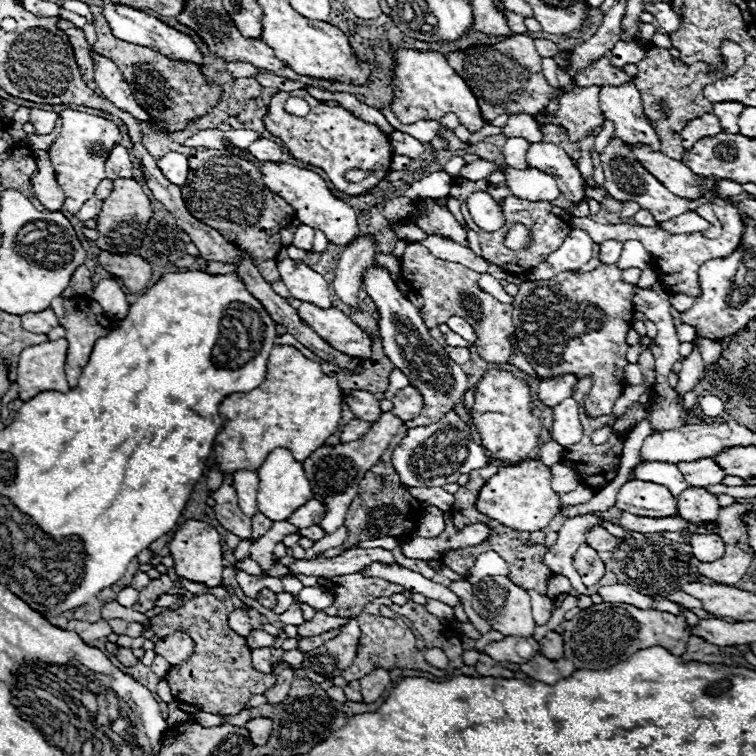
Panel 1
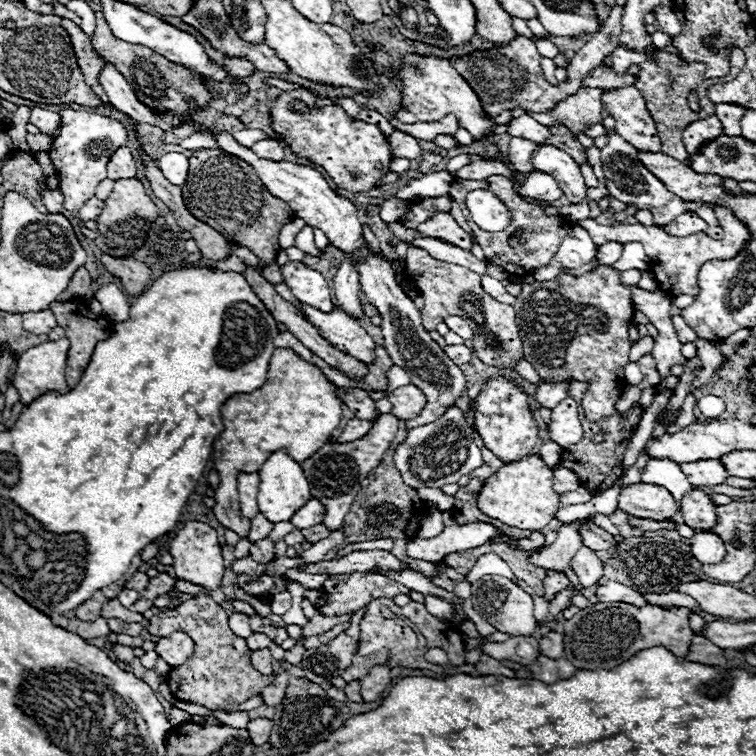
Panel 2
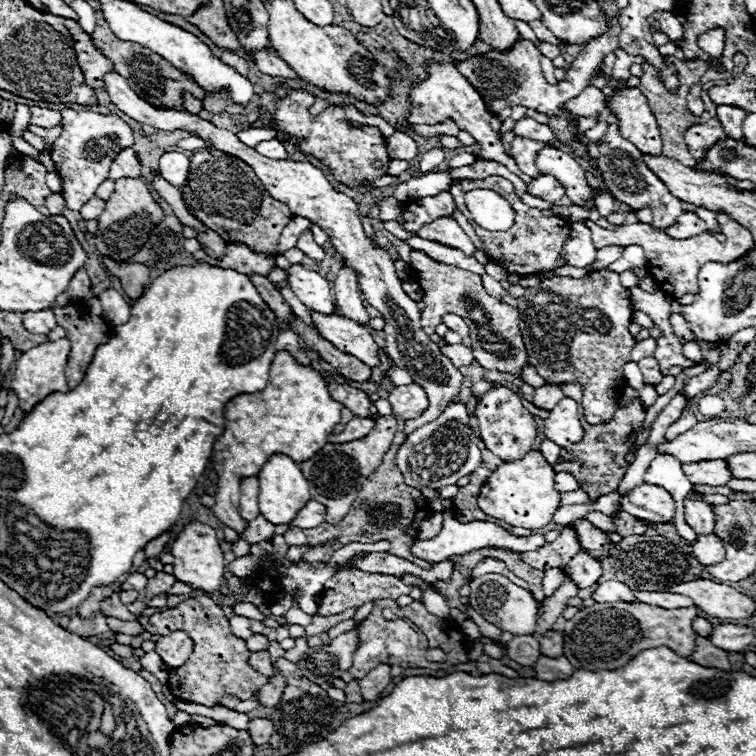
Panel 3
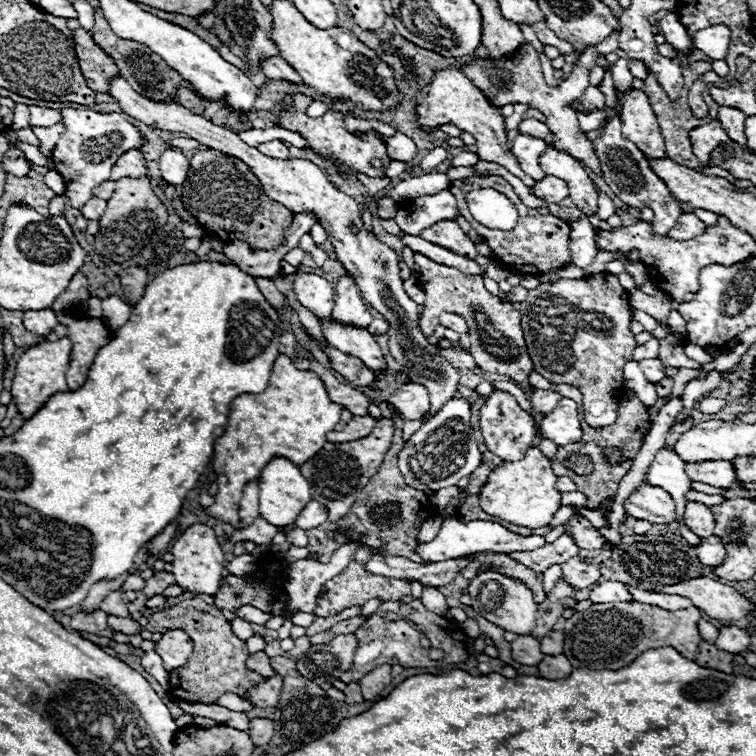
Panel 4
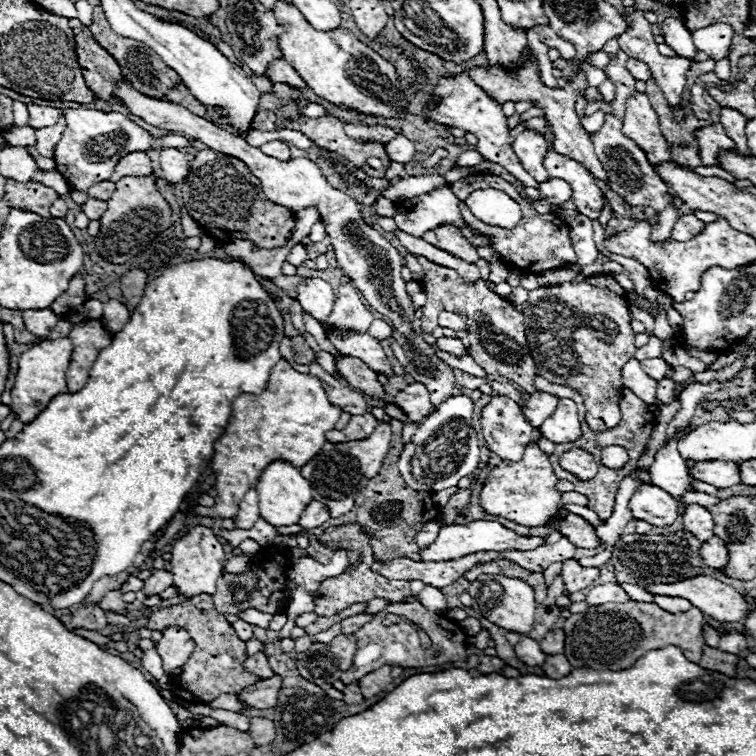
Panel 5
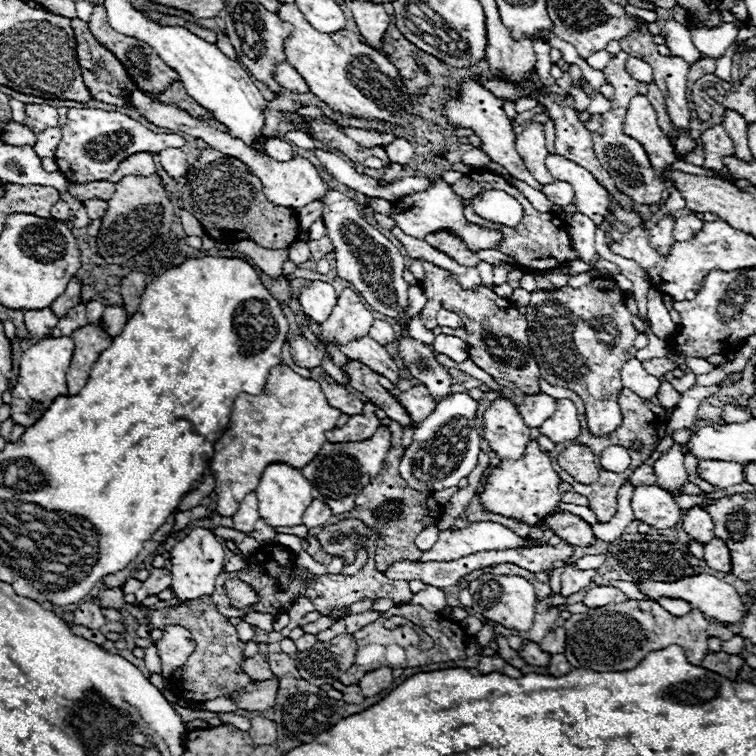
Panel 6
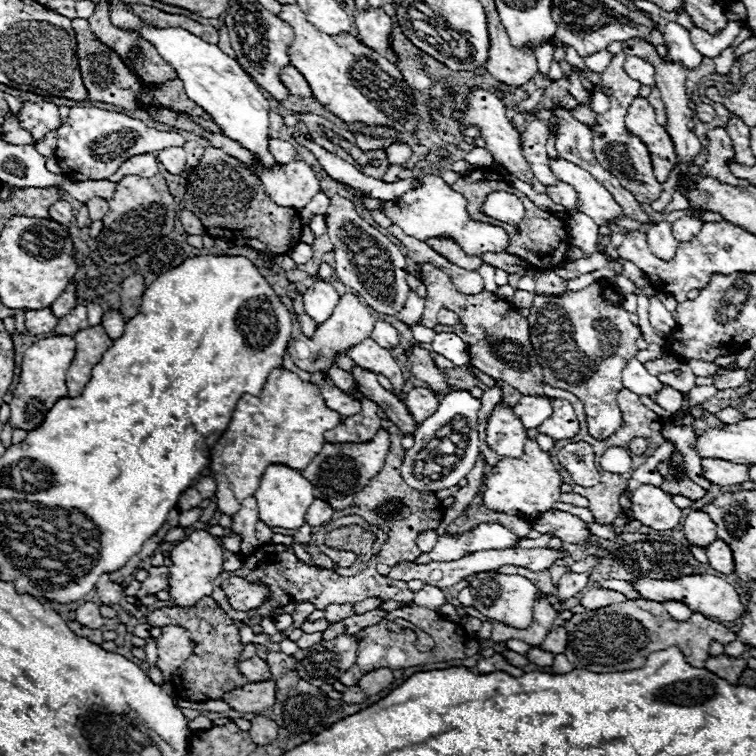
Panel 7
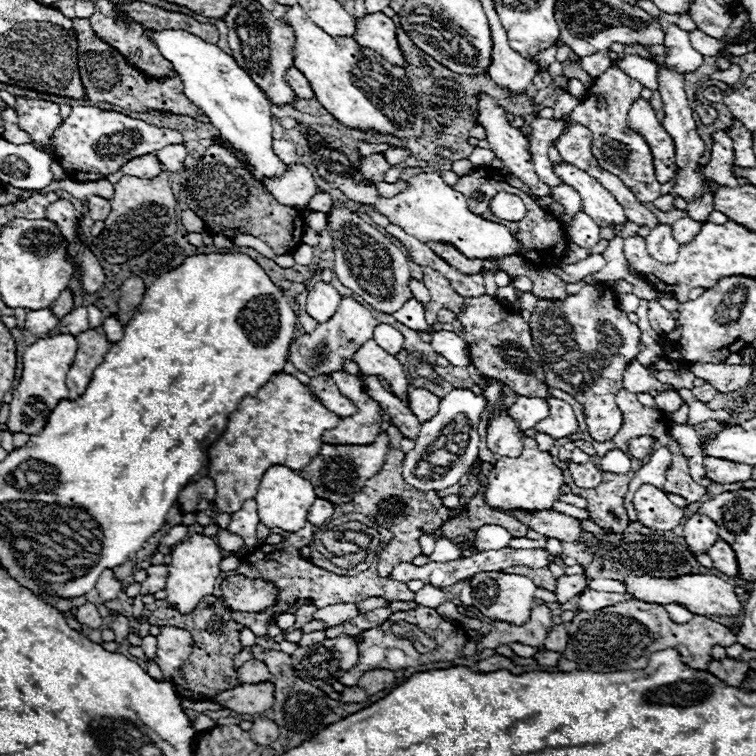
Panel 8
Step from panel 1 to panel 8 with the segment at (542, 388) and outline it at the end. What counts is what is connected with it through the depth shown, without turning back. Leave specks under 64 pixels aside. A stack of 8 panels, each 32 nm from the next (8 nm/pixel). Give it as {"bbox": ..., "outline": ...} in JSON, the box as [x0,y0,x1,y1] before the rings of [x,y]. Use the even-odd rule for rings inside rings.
{"bbox":[508,396,548,432],"outline":[[[520,396],[512,406],[508,406],[508,416],[518,422],[518,428],[524,432],[534,428],[534,424],[548,416],[548,404],[542,398],[526,398]]]}

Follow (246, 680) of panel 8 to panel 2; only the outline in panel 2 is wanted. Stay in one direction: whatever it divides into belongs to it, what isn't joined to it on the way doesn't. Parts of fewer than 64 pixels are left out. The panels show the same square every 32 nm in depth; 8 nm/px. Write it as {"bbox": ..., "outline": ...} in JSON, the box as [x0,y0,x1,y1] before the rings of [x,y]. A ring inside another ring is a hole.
{"bbox":[250,648,274,676],"outline":[[[268,648],[264,650],[256,650],[250,656],[250,664],[254,666],[254,670],[258,670],[264,676],[272,676],[274,674],[274,664],[272,664],[272,654]]]}

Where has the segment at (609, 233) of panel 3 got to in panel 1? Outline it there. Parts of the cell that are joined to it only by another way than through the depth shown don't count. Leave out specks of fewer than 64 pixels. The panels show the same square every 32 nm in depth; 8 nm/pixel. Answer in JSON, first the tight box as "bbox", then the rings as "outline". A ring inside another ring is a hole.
{"bbox":[570,198,744,296],"outline":[[[718,198],[712,202],[712,208],[714,208],[716,218],[722,224],[722,236],[720,238],[706,238],[701,232],[676,236],[676,234],[664,232],[658,226],[640,226],[640,224],[624,224],[624,222],[622,224],[598,224],[590,218],[572,218],[570,226],[582,226],[582,230],[586,230],[596,244],[602,244],[606,240],[618,240],[618,242],[638,240],[638,242],[642,242],[646,252],[652,256],[652,266],[658,274],[660,284],[668,292],[698,296],[698,268],[706,260],[730,256],[740,246],[740,240],[744,236],[744,226],[742,226],[742,220],[740,220],[738,210],[734,206],[730,206],[728,202]]]}

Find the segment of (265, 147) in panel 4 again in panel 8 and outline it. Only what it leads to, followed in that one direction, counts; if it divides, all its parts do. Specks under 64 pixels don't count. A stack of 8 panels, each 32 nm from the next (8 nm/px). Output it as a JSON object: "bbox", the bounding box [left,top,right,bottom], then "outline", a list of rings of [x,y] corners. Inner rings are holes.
{"bbox":[274,140,298,164],"outline":[[[274,140],[274,152],[278,154],[278,158],[282,158],[288,164],[296,164],[298,156],[296,156],[296,146],[288,140]]]}

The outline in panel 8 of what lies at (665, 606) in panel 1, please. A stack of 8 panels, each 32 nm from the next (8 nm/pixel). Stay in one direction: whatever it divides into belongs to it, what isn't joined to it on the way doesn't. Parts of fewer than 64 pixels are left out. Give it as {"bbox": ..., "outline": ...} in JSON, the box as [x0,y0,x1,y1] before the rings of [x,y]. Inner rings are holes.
{"bbox":[578,590,624,612],"outline":[[[586,590],[580,594],[578,600],[578,610],[580,612],[592,612],[606,608],[610,604],[618,604],[624,600],[624,594],[614,594],[614,592],[596,592],[596,590]]]}

